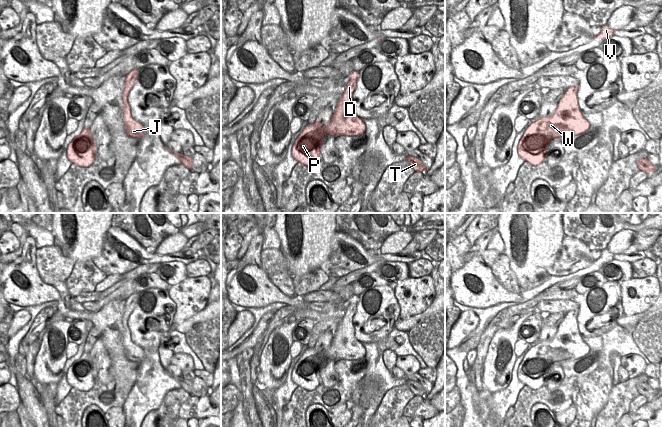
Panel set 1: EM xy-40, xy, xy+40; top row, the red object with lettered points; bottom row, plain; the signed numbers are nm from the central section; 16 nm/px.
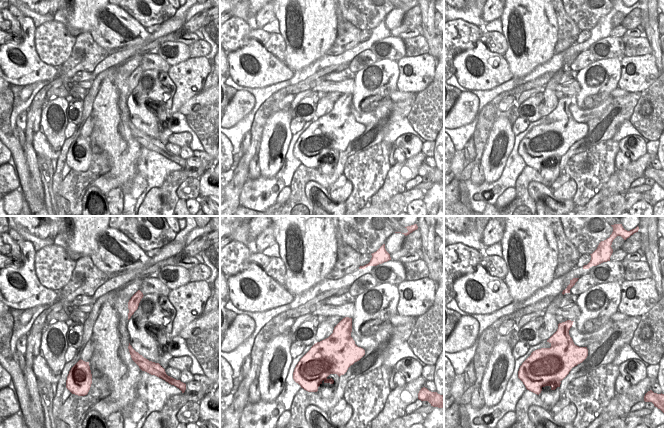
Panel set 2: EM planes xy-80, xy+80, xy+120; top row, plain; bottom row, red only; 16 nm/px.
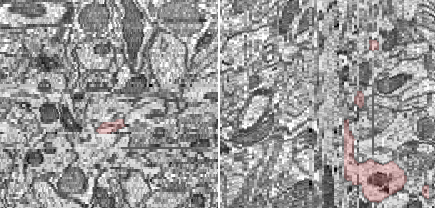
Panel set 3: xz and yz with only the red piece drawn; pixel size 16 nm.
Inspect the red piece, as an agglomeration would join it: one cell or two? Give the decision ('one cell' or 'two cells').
two cells

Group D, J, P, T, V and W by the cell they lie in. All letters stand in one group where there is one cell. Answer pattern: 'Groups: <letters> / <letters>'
Groups: D V / J P T W.

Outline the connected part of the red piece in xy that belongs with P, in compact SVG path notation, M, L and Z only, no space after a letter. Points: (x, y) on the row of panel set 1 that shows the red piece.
M355 110L348 111L347 115L341 113L341 111L333 111L327 125L323 125L319 119L316 119L314 124L307 124L292 147L292 157L298 163L312 167L319 162L324 135L357 136L366 131L365 123L356 115Z

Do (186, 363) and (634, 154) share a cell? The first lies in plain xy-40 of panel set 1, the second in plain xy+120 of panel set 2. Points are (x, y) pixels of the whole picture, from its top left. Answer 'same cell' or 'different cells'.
same cell

